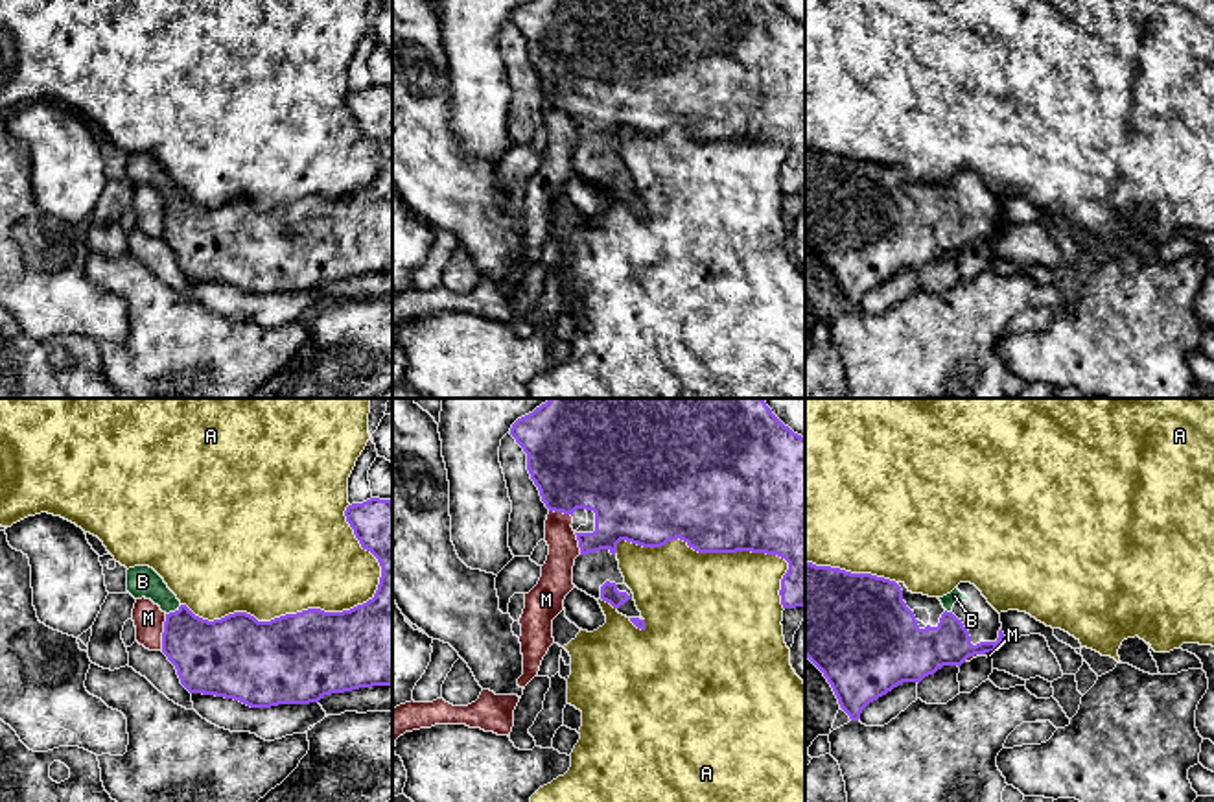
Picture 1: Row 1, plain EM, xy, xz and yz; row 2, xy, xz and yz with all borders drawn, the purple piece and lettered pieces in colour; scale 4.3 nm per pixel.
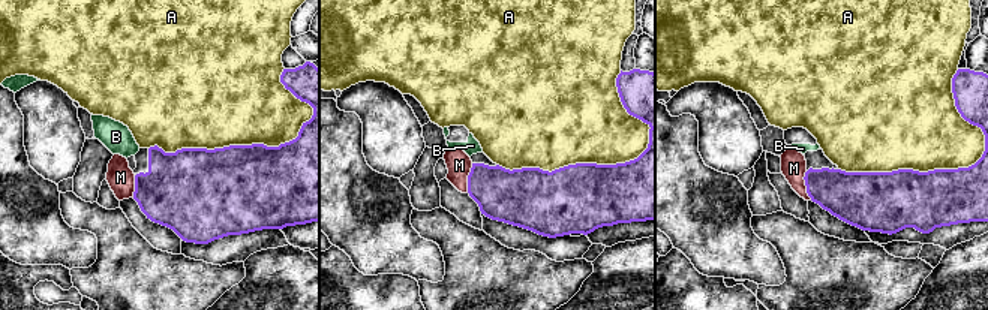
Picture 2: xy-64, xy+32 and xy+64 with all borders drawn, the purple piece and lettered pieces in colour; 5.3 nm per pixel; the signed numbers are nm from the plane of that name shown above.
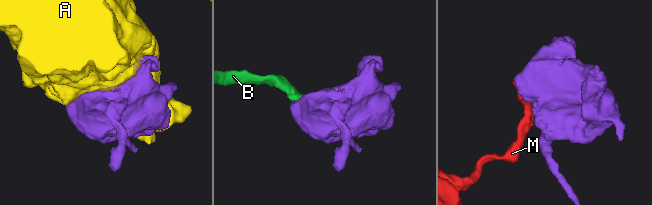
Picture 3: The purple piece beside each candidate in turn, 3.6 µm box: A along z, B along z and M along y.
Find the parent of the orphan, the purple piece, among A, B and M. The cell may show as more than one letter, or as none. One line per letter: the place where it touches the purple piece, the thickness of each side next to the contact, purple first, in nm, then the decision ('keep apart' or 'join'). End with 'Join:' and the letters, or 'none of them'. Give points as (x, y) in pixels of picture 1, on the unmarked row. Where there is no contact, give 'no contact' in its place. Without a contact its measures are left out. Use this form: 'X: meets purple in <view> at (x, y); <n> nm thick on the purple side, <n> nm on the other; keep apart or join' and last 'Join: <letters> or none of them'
A: meets purple in xy at (291, 201); 400 nm thick on the purple side, 480 nm on the other; keep apart
B: meets purple in xy at (175, 198); 300 nm thick on the purple side, 140 nm on the other; join
M: meets purple in xy at (163, 220); 320 nm thick on the purple side, 130 nm on the other; keep apart
Join: B

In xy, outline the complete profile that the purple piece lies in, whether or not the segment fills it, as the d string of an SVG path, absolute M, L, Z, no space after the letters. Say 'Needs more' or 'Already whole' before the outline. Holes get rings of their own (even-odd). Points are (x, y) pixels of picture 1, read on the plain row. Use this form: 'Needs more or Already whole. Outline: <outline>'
Needs more. Outline: M370 85L344 98L361 135L370 138L381 164L372 186L343 199L308 195L271 208L247 199L221 206L195 203L149 153L127 157L127 179L151 186L166 201L162 240L190 280L239 288L251 295L319 289L324 282L359 275L392 273L392 88Z

